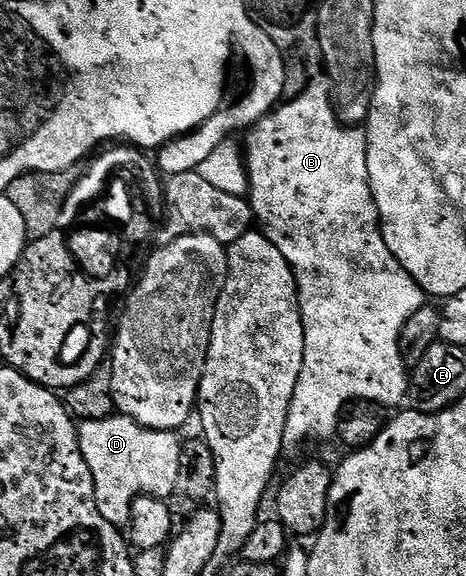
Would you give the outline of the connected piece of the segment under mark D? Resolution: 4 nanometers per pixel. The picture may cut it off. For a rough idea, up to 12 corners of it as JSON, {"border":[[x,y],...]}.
{"border":[[122,414],[78,430],[105,522],[174,496],[175,432]]}

